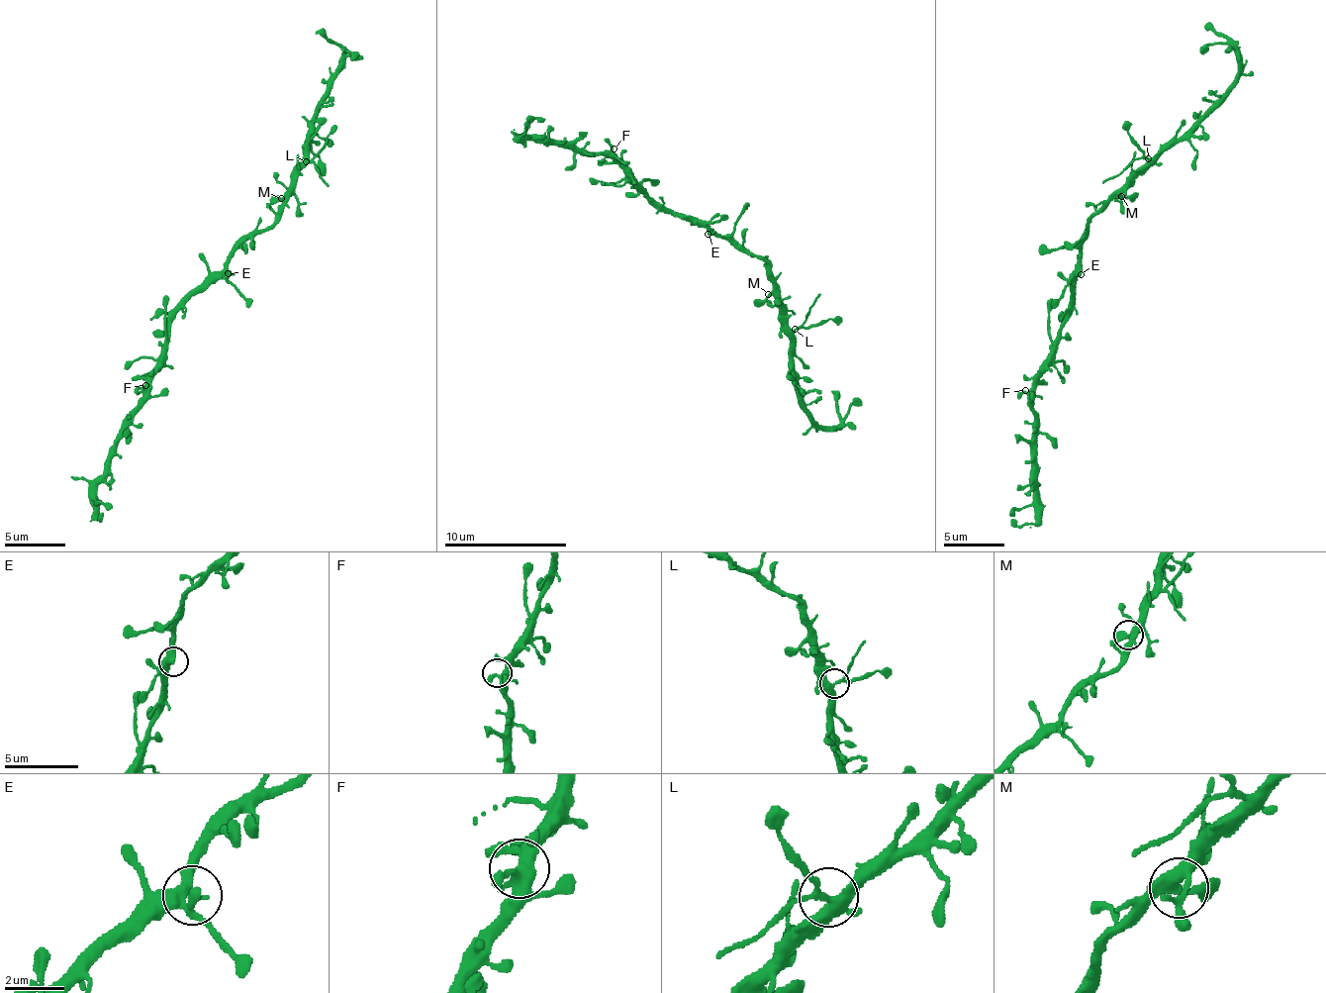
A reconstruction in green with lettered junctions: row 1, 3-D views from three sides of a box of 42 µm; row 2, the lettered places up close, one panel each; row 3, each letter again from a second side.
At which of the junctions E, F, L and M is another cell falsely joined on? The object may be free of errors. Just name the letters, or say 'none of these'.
L

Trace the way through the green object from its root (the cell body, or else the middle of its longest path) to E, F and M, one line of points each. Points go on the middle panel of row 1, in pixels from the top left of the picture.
E: (720, 238), (708, 234)
F: (720, 238), (687, 218), (678, 218), (646, 196), (615, 154), (614, 148)
M: (720, 238), (729, 238), (765, 262), (773, 287), (768, 294)

